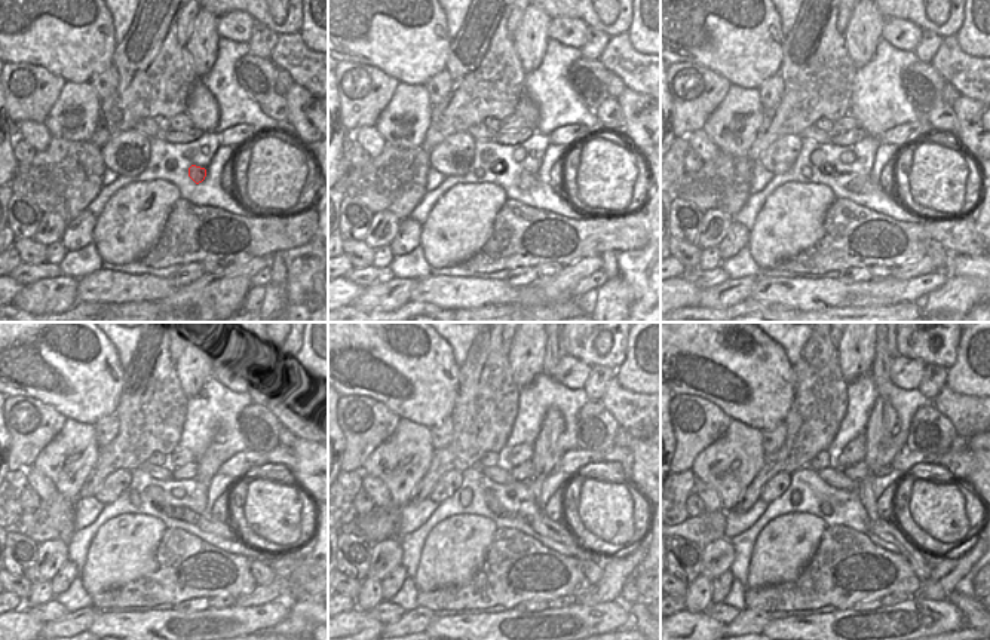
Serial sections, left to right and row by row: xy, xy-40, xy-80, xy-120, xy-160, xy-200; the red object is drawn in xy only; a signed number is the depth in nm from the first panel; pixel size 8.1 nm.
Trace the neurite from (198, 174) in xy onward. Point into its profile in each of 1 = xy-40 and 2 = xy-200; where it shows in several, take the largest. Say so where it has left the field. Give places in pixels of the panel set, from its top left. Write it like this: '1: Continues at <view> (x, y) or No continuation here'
1: Continues at xy-40 (527, 180)
2: Continues at xy-200 (888, 530).

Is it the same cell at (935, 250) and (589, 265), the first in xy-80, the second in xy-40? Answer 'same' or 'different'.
different

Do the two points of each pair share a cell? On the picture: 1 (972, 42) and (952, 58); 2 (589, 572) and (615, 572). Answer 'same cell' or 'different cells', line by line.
1: different cells
2: different cells

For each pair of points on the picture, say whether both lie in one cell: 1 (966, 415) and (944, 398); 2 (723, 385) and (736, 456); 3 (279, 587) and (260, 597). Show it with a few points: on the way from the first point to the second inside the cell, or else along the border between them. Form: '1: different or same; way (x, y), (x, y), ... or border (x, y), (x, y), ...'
1: same; way (961, 409), (950, 404)
2: different; border (732, 419), (754, 426), (762, 432)
3: same; way (275, 591), (264, 593)

